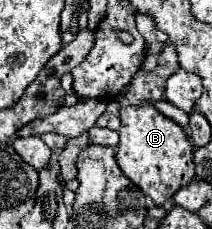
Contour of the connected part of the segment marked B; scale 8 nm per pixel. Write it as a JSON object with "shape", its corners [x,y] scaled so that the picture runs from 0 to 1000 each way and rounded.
{"shape":[[[717,454],[604,463],[566,480],[575,559],[566,559],[566,629],[547,646],[547,707],[575,751],[689,847],[717,865],[736,900],[774,900],[830,830],[915,786],[915,707],[906,707],[906,638],[887,620],[877,576],[755,498]]]}

